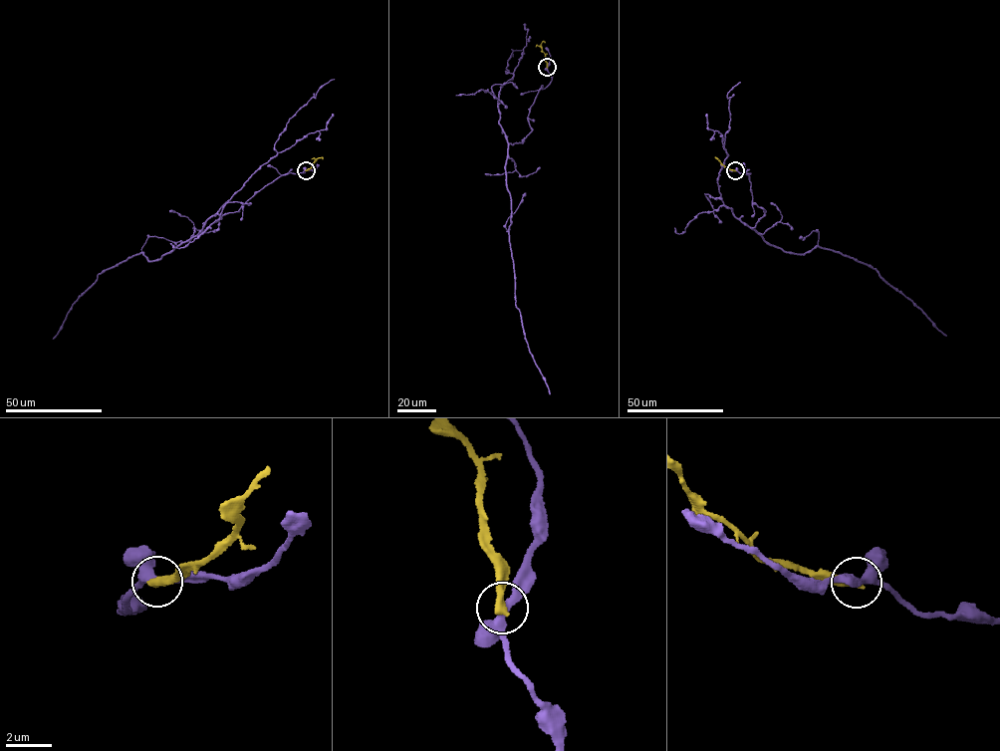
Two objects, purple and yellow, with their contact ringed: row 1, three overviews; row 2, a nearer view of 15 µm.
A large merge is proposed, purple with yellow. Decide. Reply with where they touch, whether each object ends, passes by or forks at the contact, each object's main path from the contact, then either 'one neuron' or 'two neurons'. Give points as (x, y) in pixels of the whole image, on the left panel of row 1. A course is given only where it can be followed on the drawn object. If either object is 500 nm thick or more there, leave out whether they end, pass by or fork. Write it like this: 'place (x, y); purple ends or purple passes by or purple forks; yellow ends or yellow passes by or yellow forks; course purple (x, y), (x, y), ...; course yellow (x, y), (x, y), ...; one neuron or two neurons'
place (306, 170); purple forks; yellow ends; course purple (306, 170), (283, 174), (237, 211), (159, 259), (147, 260), (139, 253), (103, 270), (74, 303), (53, 339); course yellow (306, 170), (318, 158), (323, 158); two neurons

